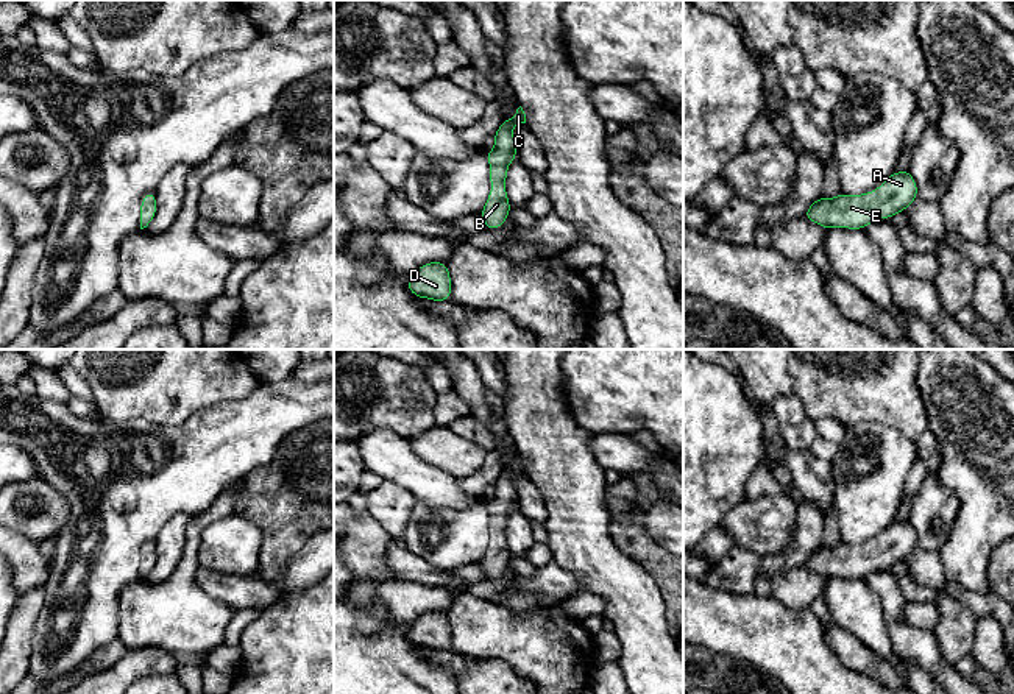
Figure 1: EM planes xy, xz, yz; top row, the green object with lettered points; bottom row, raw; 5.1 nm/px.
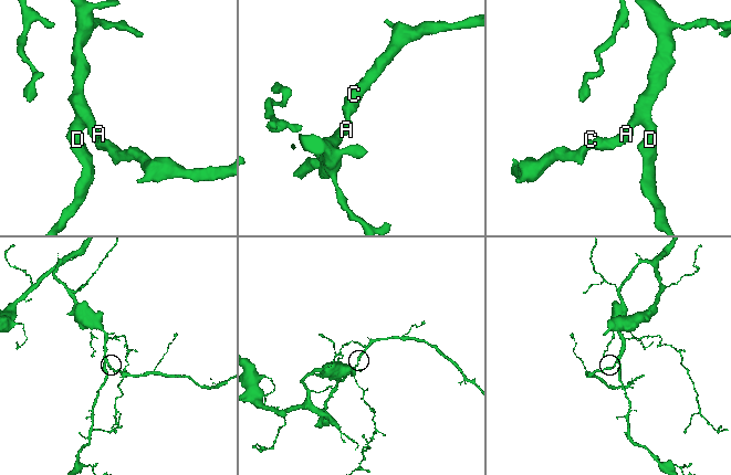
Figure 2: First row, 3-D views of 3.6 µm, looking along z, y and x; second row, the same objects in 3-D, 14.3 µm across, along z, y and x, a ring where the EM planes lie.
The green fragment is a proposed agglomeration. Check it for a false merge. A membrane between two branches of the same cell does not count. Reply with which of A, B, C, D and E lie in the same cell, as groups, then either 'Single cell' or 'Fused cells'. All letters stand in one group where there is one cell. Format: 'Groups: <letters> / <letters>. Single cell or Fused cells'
Groups: A B C D E. Single cell

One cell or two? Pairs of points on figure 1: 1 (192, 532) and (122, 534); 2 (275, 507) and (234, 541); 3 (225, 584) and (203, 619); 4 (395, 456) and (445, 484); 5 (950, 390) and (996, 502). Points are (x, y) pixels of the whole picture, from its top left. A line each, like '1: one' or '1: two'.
1: two
2: two
3: two
4: one
5: one

